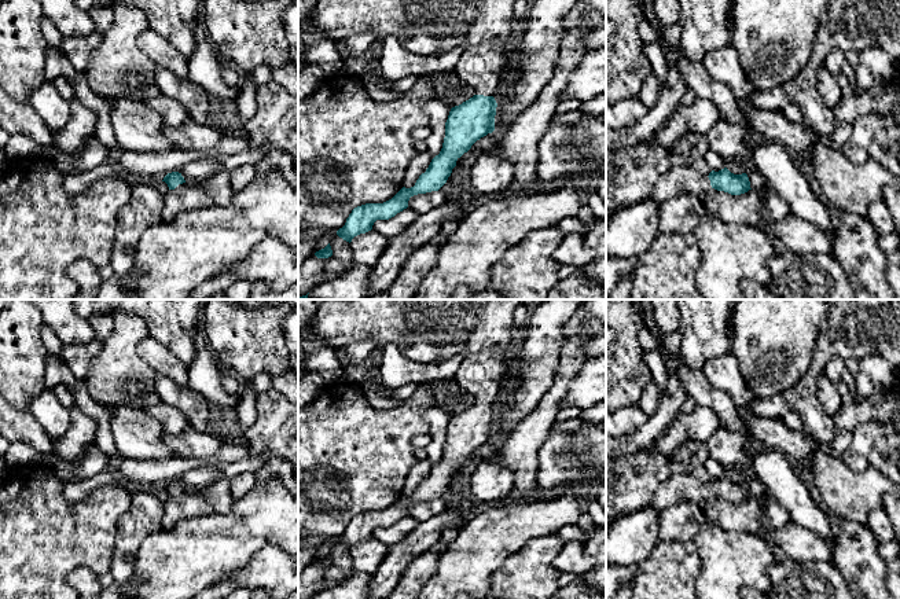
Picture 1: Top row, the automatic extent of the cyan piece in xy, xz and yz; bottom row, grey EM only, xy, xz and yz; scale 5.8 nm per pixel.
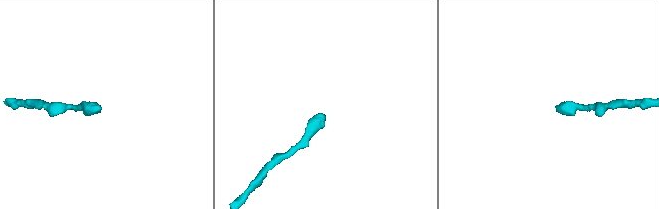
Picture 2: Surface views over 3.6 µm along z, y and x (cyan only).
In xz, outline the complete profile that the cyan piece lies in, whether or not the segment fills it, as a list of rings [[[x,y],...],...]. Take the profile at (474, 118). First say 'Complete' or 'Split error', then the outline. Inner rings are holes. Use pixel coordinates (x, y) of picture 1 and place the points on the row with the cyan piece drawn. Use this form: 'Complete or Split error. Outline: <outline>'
Split error. Outline: [[[499,41],[484,43],[462,52],[455,73],[473,88],[475,95],[451,109],[445,122],[445,137],[440,154],[431,159],[429,168],[419,176],[414,187],[403,187],[392,199],[383,203],[365,203],[355,207],[346,218],[345,225],[337,231],[339,238],[350,243],[355,236],[371,231],[376,220],[389,220],[407,209],[411,196],[438,191],[451,176],[456,161],[467,152],[477,140],[495,131],[497,103],[493,96],[499,87],[496,78],[504,65],[504,52],[506,48]]]

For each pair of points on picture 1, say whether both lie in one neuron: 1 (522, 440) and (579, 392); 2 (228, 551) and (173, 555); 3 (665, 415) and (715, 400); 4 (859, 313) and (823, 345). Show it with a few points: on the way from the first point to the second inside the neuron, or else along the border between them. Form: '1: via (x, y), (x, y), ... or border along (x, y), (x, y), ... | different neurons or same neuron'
1: border along (573, 377), (559, 407) | different neurons
2: via (215, 551), (199, 551), (194, 555), (187, 555) | same neuron
3: border along (669, 371), (678, 377), (687, 394) | different neurons
4: via (851, 322), (831, 340) | same neuron

